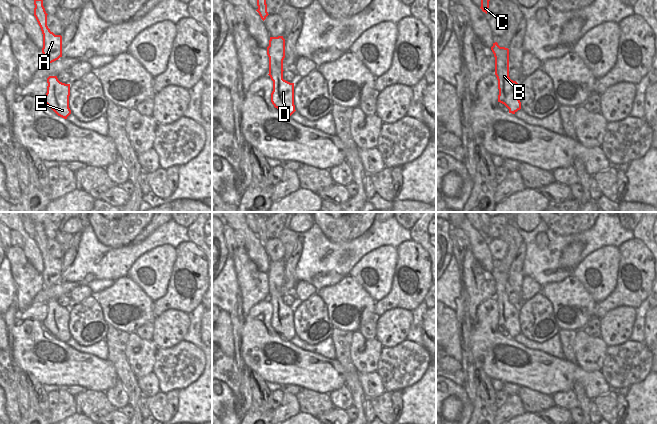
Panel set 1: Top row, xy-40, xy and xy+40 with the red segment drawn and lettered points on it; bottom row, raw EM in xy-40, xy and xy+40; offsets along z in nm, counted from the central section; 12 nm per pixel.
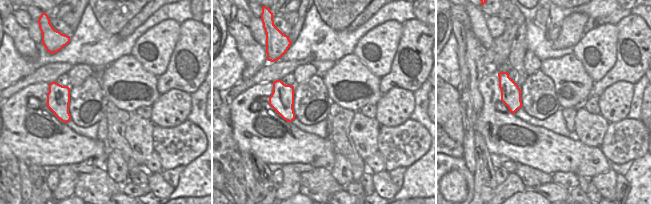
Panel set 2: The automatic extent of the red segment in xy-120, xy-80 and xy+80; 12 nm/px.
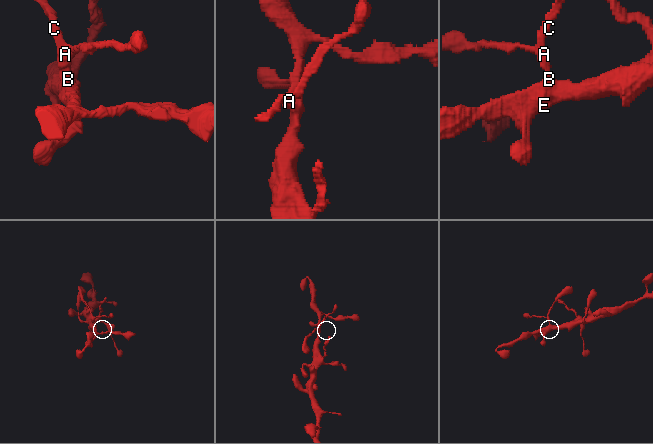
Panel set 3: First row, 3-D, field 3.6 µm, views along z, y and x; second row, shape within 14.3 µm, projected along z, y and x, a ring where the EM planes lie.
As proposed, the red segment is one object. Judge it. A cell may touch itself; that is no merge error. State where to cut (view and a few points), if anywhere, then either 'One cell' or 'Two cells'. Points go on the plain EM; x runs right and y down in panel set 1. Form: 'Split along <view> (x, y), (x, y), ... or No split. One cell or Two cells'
No split. One cell.

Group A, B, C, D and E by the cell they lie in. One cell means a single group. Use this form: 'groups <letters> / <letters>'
groups A B C D E

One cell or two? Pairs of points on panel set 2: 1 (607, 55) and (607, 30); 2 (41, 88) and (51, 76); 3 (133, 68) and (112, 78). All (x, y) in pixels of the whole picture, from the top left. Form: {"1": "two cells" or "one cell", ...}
{"1": "one cell", "2": "two cells", "3": "one cell"}

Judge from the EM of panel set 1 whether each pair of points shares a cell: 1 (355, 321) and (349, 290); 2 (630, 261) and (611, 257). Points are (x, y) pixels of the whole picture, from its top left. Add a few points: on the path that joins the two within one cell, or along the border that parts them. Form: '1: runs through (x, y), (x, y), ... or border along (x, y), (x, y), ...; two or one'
1: runs through (354, 313), (349, 309), (349, 298); one
2: border along (618, 248), (620, 259), (616, 282); two

